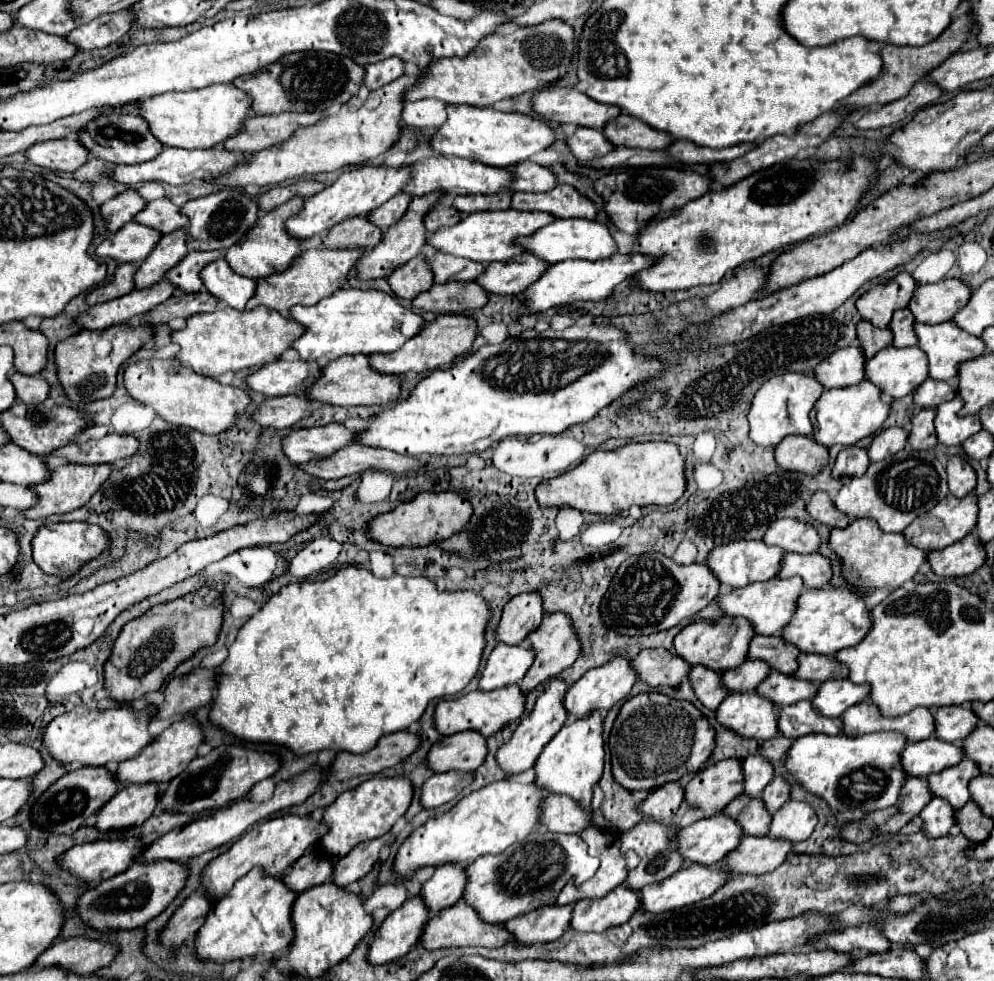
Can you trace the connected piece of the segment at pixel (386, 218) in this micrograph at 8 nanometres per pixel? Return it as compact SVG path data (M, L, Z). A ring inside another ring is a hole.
M399 192L391 200L381 204L379 208L375 208L369 214L369 220L375 222L377 226L381 226L383 230L387 230L389 226L393 226L393 224L397 224L401 220L401 216L405 214L409 204L411 204L411 196L407 192Z

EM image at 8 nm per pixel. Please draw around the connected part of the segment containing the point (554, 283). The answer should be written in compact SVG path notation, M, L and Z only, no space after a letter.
M615 254L613 258L607 260L565 260L549 266L549 270L537 280L529 290L523 292L523 300L531 312L545 312L553 306L565 306L565 304L575 304L581 300L591 300L591 302L601 302L607 300L615 286L623 280L629 280L637 276L643 270L649 270L653 266L653 258L647 254Z

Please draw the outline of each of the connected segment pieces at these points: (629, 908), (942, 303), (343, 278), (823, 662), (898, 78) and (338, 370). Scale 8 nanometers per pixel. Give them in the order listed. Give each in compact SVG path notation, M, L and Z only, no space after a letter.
M617 886L605 898L577 902L571 916L571 928L577 932L605 932L625 924L637 908L639 894L625 886Z
M945 278L935 284L919 284L909 302L915 322L941 324L951 320L969 300L971 290L965 282Z
M345 248L345 250L307 250L303 252L285 272L261 278L257 284L257 292L253 300L249 300L249 310L257 306L265 306L271 310L291 310L293 306L313 306L321 298L327 298L335 290L339 290L339 282L347 282L349 272L355 268L359 258L365 254L363 248Z
M799 654L797 658L799 668L795 670L795 678L809 680L809 682L825 682L825 680L837 680L843 678L841 664L835 658L829 656L817 656L817 654Z
M965 12L963 16L955 18L949 26L949 30L945 30L945 34L941 34L941 38L937 38L937 42L929 42L925 46L885 46L879 54L883 58L883 70L881 74L873 80L867 82L865 86L861 86L855 94L851 94L849 98L845 98L845 102L841 102L841 106L871 106L871 104L887 104L893 102L897 98L903 98L909 94L909 90L923 80L933 68L937 68L943 60L947 60L951 54L959 52L965 44L969 44L971 40L975 40L975 18Z
M357 354L349 358L337 358L337 362L329 362L329 366L323 368L321 382L317 382L317 386L313 386L313 390L307 396L315 398L317 402L339 404L339 406L357 406L357 404L371 406L371 404L395 402L401 396L401 376L381 374L373 370L369 358L371 356Z

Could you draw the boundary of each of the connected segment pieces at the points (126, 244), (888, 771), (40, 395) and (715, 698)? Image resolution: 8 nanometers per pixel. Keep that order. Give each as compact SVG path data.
M129 222L121 230L111 234L107 240L103 240L95 254L99 258L115 258L117 262L141 262L153 252L157 242L161 240L161 232L151 230L145 224Z
M875 732L857 738L849 738L845 734L825 736L825 734L807 734L805 738L797 738L789 752L785 754L783 766L793 776L795 782L809 794L823 798L831 810L861 810L871 812L877 808L889 808L895 804L897 794L901 790L901 782L905 782L907 774L897 766L897 754L905 748L905 738L897 732Z
M13 372L9 376L9 380L13 382L13 386L17 390L17 398L23 402L45 402L49 398L51 386L41 374L25 376L25 374Z
M693 666L689 672L689 682L695 696L709 710L717 710L721 700L727 696L727 690L721 690L721 672L705 666Z

